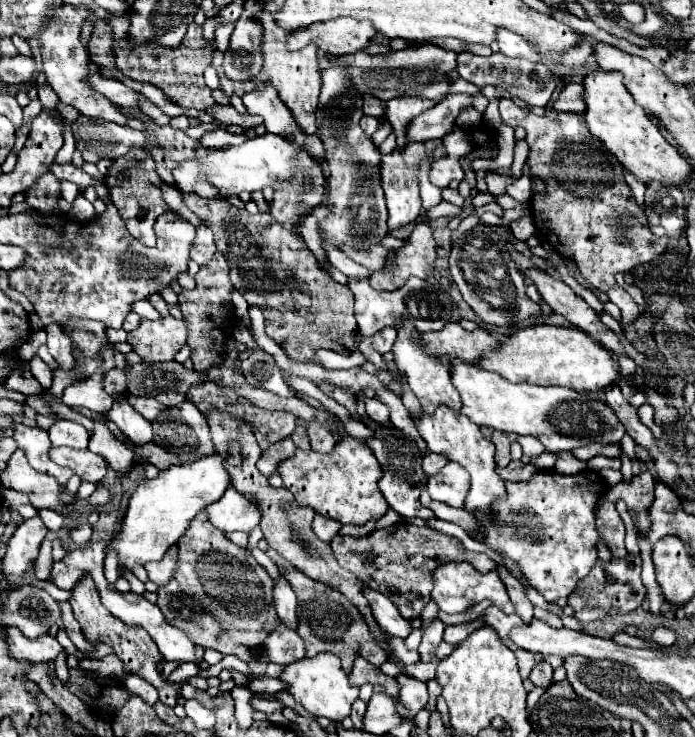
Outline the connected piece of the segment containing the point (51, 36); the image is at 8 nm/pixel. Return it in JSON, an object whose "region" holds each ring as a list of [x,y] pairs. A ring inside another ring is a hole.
{"region":[[[65,3],[51,11],[49,21],[39,35],[39,45],[41,45],[41,55],[43,55],[43,73],[49,85],[53,87],[53,91],[59,95],[61,103],[73,105],[85,117],[101,117],[105,121],[117,121],[117,113],[119,113],[117,107],[107,97],[95,93],[85,81],[85,75],[91,73],[91,69],[87,67],[89,55],[79,41],[79,31],[87,17],[89,17],[89,9],[85,5]]]}

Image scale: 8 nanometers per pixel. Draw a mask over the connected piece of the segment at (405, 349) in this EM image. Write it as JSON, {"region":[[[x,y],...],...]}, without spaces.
{"region":[[[403,321],[401,325],[397,325],[397,331],[399,331],[399,333],[397,333],[397,341],[393,343],[393,355],[395,355],[393,361],[395,361],[395,365],[399,367],[399,371],[407,377],[407,383],[409,383],[409,387],[413,389],[415,397],[419,399],[423,411],[425,411],[427,415],[433,415],[439,405],[447,405],[447,407],[451,407],[455,413],[459,413],[459,409],[461,409],[461,397],[459,397],[457,389],[455,389],[453,383],[451,383],[451,373],[447,371],[449,365],[447,365],[443,359],[427,357],[427,355],[425,355],[423,347],[421,347],[421,341],[419,341],[419,337],[417,337],[419,333],[417,333],[417,329],[415,329],[413,323]]]}

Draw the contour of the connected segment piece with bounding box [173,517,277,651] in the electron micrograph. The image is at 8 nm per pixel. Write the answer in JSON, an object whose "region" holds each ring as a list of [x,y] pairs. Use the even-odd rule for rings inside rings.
{"region":[[[201,517],[189,525],[177,547],[179,561],[173,577],[177,579],[181,591],[195,599],[201,609],[213,615],[233,643],[245,645],[251,651],[259,649],[265,637],[277,625],[277,611],[273,609],[275,581],[269,577],[269,573],[251,557],[249,549],[233,545],[223,535],[223,531],[213,527],[209,521],[203,521]]]}

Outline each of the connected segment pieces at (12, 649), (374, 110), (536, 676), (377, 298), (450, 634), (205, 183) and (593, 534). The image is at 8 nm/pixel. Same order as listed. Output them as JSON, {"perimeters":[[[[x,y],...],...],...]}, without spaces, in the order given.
{"perimeters":[[[[5,629],[7,631],[7,645],[9,645],[9,655],[19,661],[29,661],[29,663],[41,663],[41,661],[51,661],[55,659],[63,647],[57,643],[55,637],[37,637],[37,639],[25,639],[19,629]]],[[[363,95],[363,113],[371,117],[381,117],[383,113],[383,101],[379,101],[373,95]]],[[[545,661],[543,663],[537,663],[533,667],[529,679],[531,679],[531,683],[535,687],[545,687],[547,689],[553,683],[553,667],[549,663],[545,663]]],[[[409,277],[409,281],[395,291],[375,291],[367,279],[349,279],[349,289],[355,295],[355,317],[359,331],[367,337],[375,335],[383,327],[397,325],[403,319],[415,319],[419,331],[437,331],[447,323],[447,309],[453,309],[453,301],[441,285],[429,285],[417,277]]],[[[475,620],[467,624],[448,625],[445,628],[443,640],[447,643],[457,644],[465,640],[474,630],[481,628],[484,623]]],[[[265,133],[263,137],[253,137],[239,147],[227,147],[211,151],[207,157],[195,157],[179,163],[173,169],[173,179],[177,191],[181,193],[195,193],[205,199],[213,197],[231,197],[243,191],[259,191],[265,185],[275,187],[277,181],[291,181],[297,169],[313,165],[311,157],[305,151],[299,151],[295,143],[289,143],[283,137]]],[[[589,469],[577,475],[537,471],[535,477],[531,477],[525,483],[505,483],[505,485],[507,485],[507,499],[497,503],[497,513],[495,513],[495,521],[501,521],[503,527],[497,529],[497,525],[489,525],[489,521],[481,521],[481,517],[477,517],[483,531],[475,539],[485,543],[499,555],[507,555],[515,559],[521,565],[523,573],[527,575],[529,583],[547,601],[569,597],[577,587],[577,583],[589,575],[589,571],[597,561],[597,543],[601,541],[601,537],[595,527],[595,507],[607,491],[605,479],[599,475],[599,483],[597,483],[597,473]]]]}

